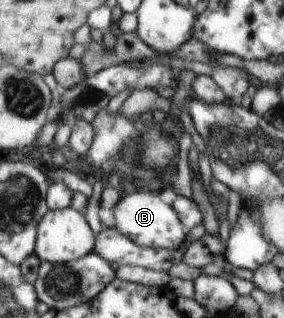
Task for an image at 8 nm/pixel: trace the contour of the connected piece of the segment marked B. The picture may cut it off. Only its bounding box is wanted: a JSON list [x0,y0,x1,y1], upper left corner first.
[113,189,186,249]

